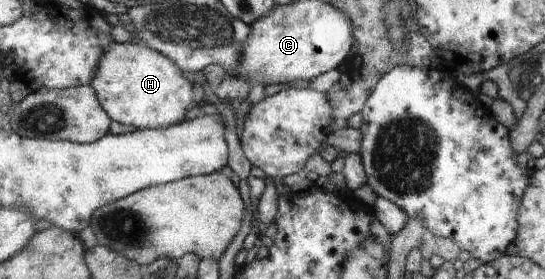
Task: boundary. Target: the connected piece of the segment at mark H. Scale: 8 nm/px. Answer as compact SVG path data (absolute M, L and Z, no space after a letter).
M137 40L115 42L105 52L92 85L113 120L139 129L157 129L183 122L191 106L193 88L176 61Z

